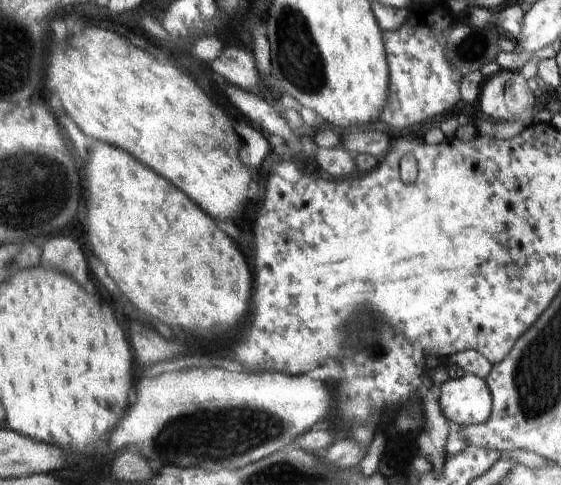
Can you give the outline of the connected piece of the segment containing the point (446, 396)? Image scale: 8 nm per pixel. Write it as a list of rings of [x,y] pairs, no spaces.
[[[473,374],[454,379],[448,376],[439,391],[440,414],[458,426],[484,424],[494,412],[494,395],[488,383]]]

